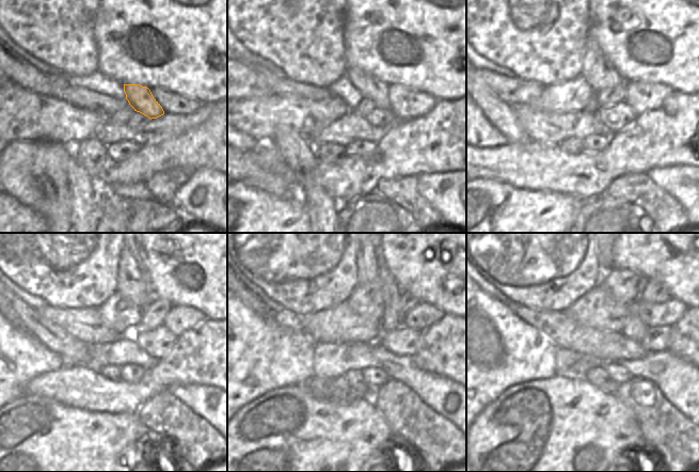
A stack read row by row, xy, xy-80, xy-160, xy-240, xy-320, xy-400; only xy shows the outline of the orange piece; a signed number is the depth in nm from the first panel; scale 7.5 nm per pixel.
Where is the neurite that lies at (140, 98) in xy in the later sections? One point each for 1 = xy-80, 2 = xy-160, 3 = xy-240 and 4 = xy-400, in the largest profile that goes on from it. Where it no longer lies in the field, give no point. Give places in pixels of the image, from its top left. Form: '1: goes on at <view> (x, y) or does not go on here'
1: goes on at xy-80 (369, 87)
2: goes on at xy-160 (599, 73)
3: goes on at xy-240 (128, 273)
4: goes on at xy-400 (604, 254)

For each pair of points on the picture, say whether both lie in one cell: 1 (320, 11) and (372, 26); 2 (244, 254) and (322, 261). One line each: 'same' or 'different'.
1: different
2: same

